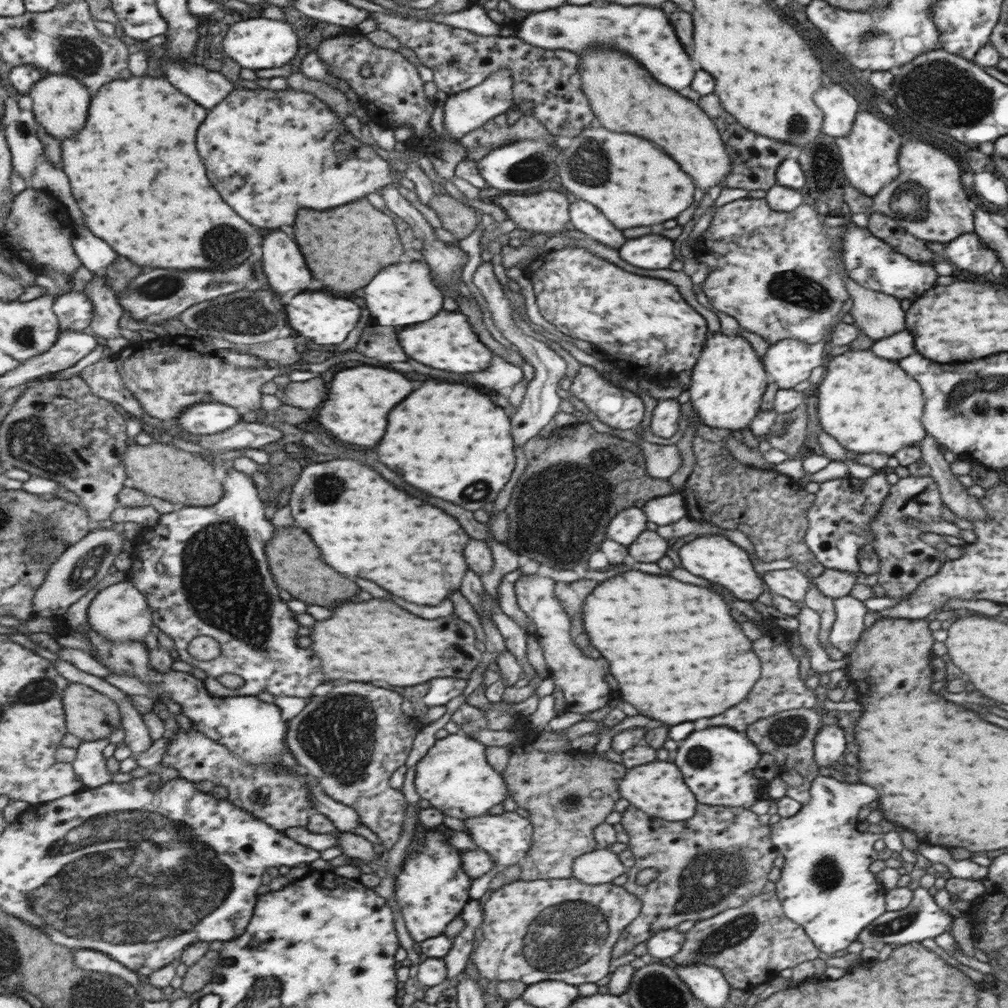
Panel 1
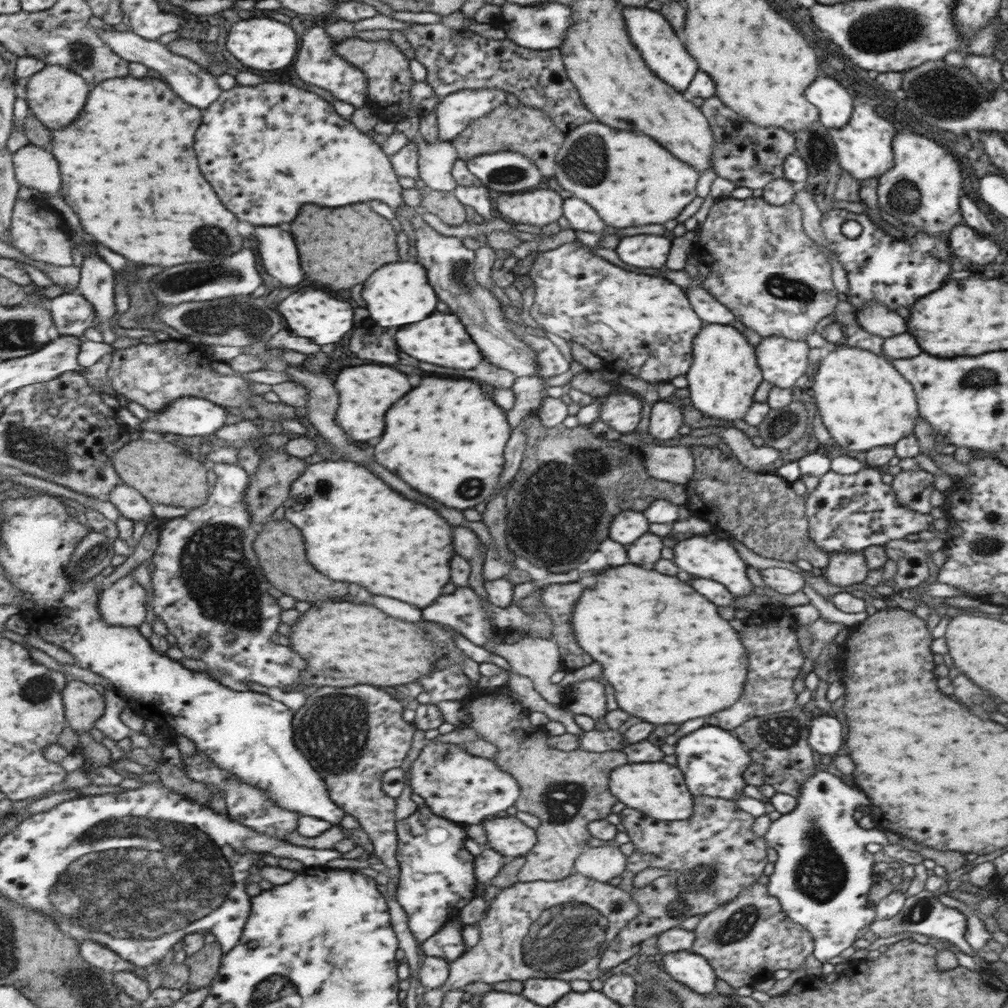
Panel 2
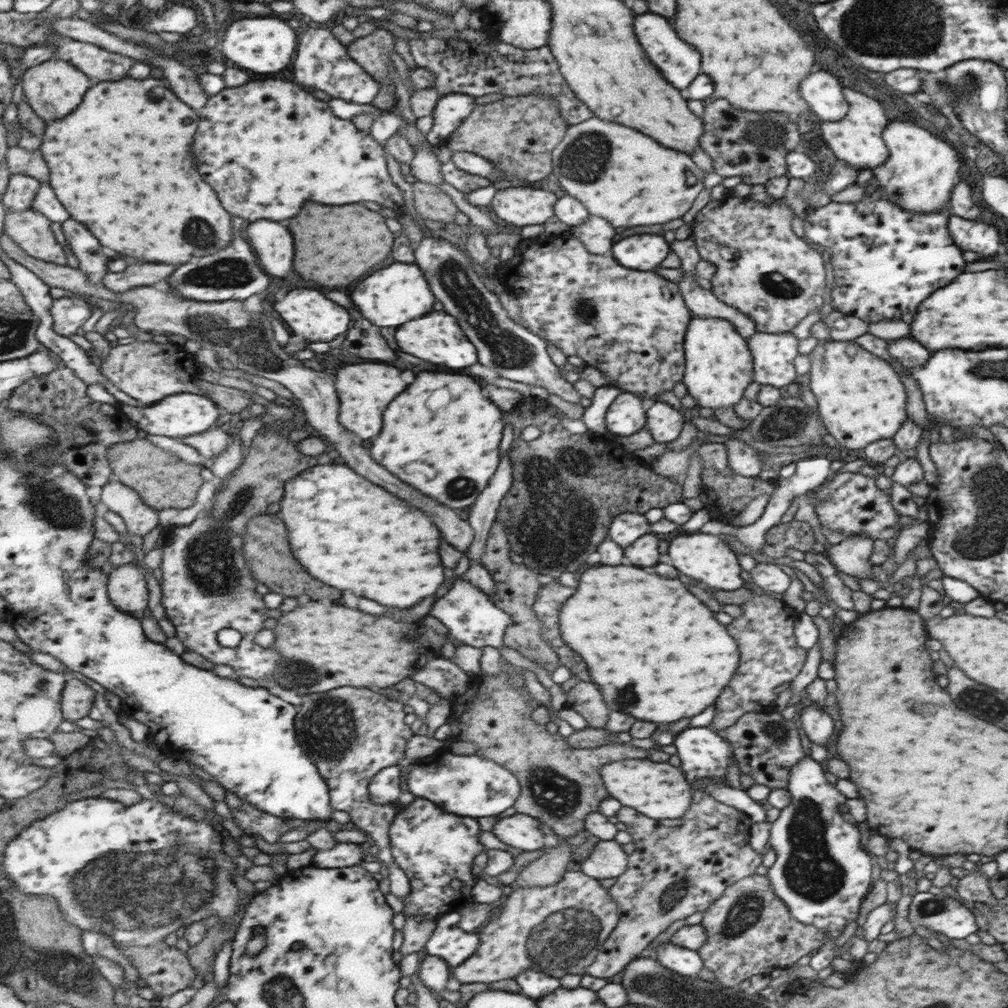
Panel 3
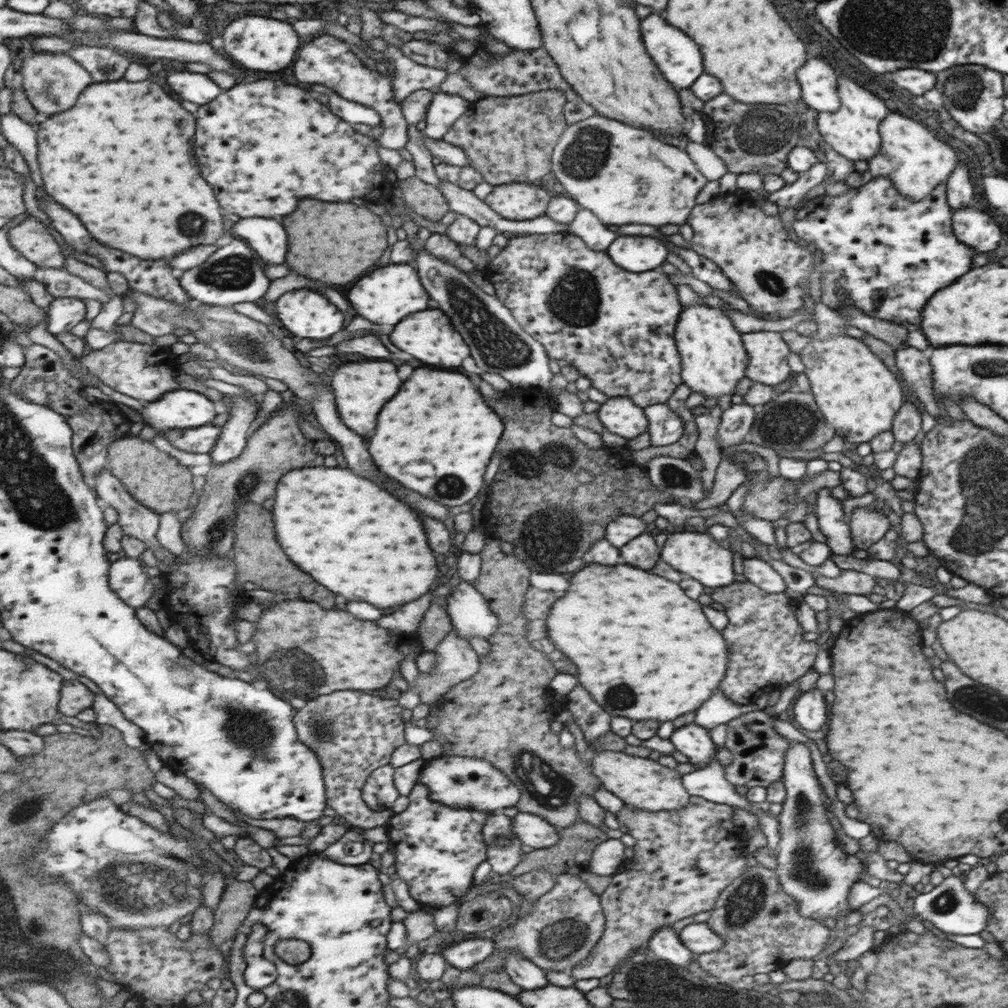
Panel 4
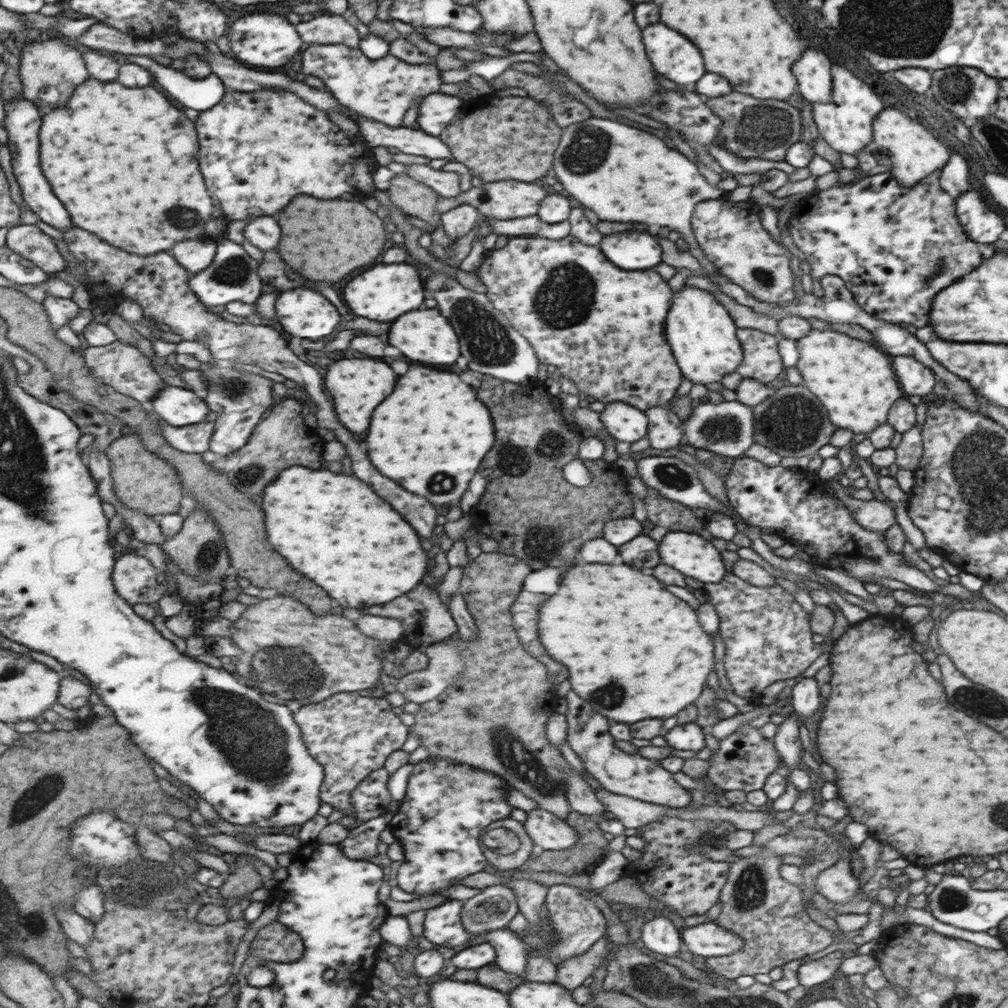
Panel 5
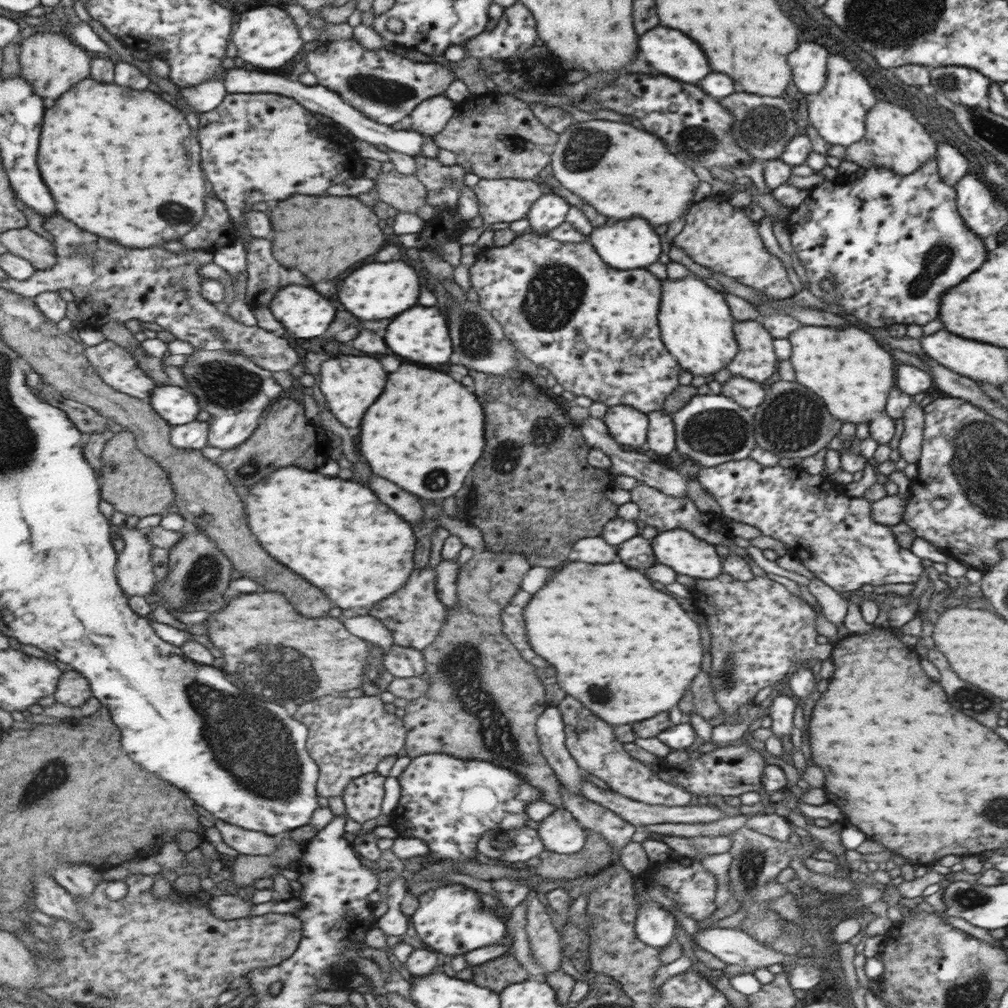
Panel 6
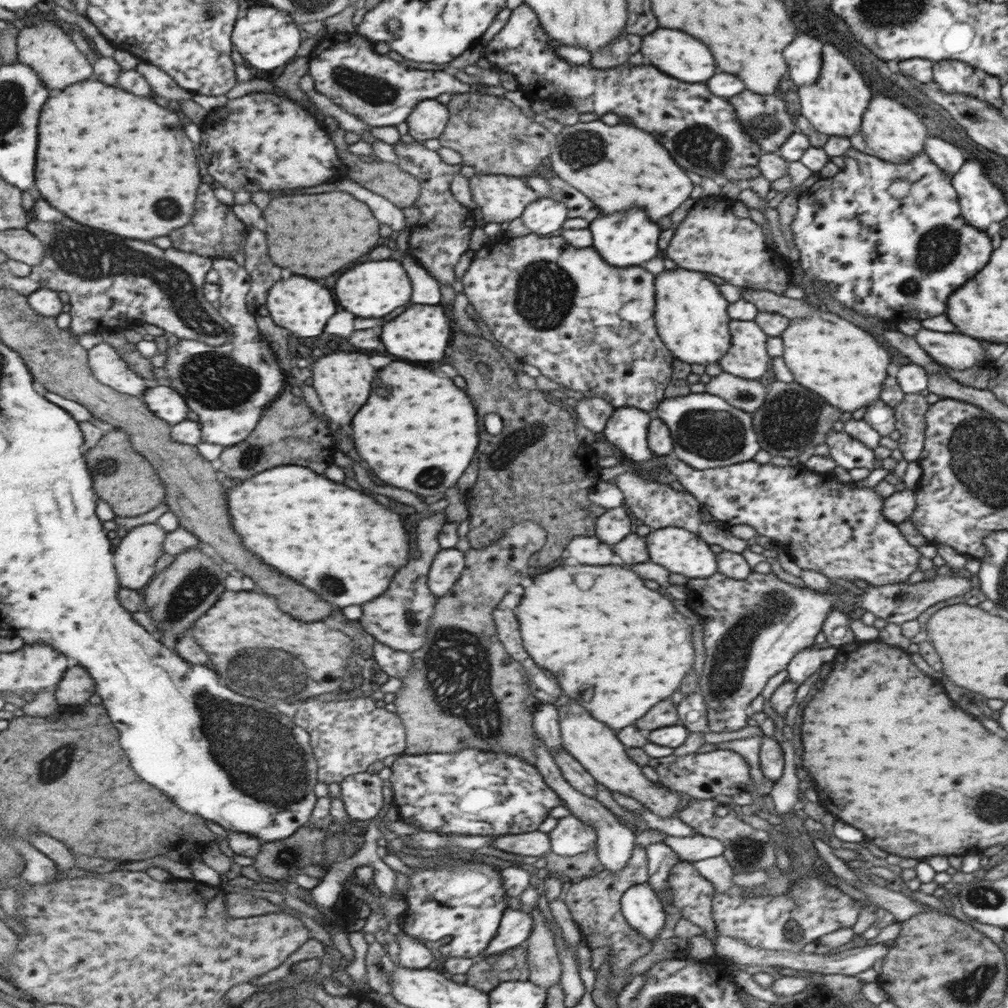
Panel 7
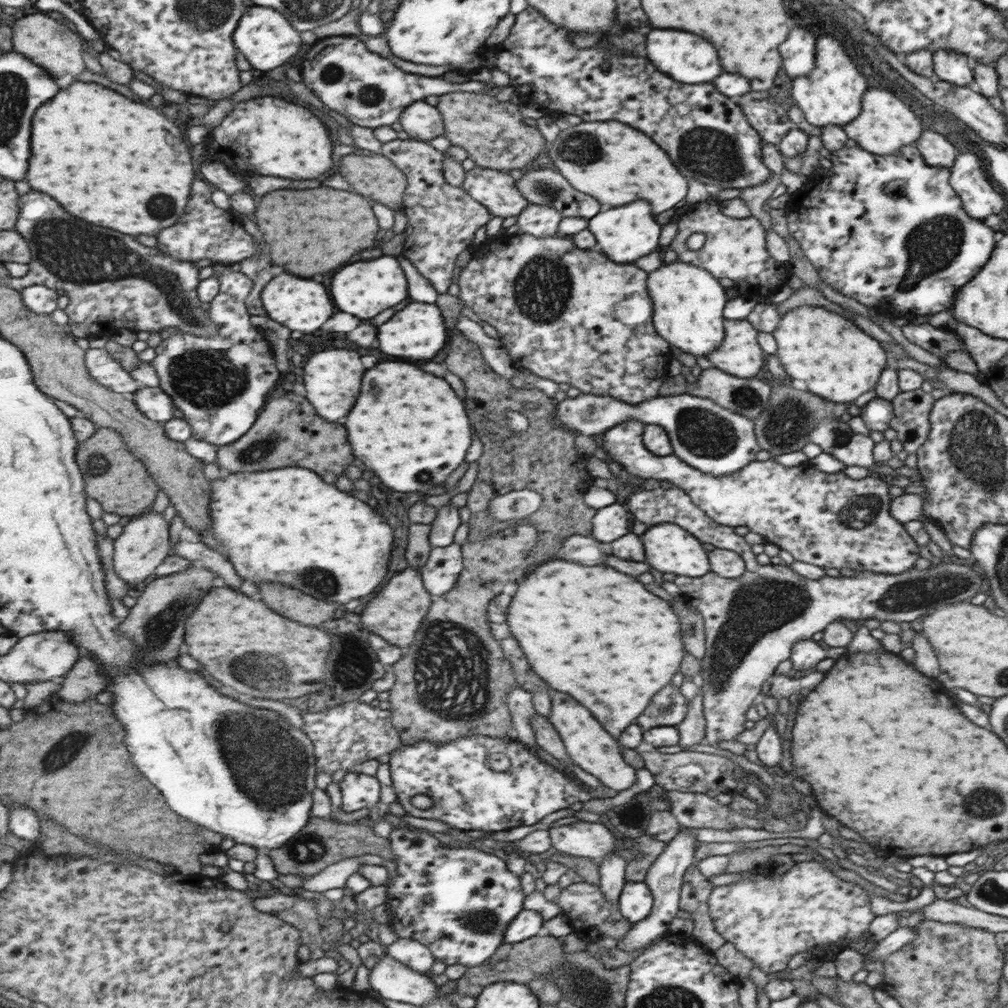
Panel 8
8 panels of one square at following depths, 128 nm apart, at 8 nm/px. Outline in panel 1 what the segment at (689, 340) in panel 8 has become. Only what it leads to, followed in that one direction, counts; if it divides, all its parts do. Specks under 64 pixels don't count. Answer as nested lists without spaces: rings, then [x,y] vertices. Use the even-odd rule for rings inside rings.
[[[720,330],[709,333],[690,374],[689,402],[703,425],[727,430],[748,428],[749,420],[759,410],[759,400],[765,390],[767,376],[759,358],[743,340],[743,335],[727,336]]]

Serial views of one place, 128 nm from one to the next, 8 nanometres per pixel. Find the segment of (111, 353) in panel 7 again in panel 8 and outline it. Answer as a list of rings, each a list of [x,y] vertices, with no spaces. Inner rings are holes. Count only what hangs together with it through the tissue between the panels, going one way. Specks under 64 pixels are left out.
[[[105,347],[87,350],[86,365],[97,382],[113,392],[132,395],[143,387]]]

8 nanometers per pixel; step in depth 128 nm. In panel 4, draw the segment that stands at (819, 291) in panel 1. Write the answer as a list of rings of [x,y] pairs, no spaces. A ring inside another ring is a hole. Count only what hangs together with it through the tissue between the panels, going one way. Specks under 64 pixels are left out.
[[[714,196],[705,204],[697,204],[697,210],[693,210],[693,218],[689,218],[689,226],[693,232],[690,239],[690,249],[705,256],[720,268],[725,278],[736,288],[735,295],[743,298],[755,312],[770,316],[787,318],[795,314],[795,310],[803,304],[803,288],[799,284],[807,280],[809,266],[813,266],[813,252],[803,250],[795,242],[789,242],[776,215],[765,216],[760,209],[749,204],[747,196]]]

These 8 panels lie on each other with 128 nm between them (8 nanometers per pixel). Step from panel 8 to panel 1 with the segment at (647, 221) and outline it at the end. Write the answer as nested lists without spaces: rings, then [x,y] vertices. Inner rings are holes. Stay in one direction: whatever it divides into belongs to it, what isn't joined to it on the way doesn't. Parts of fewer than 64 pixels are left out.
[[[647,234],[647,236],[639,236],[623,242],[617,254],[623,262],[637,268],[645,268],[645,270],[667,268],[669,262],[673,260],[671,240],[655,234]]]

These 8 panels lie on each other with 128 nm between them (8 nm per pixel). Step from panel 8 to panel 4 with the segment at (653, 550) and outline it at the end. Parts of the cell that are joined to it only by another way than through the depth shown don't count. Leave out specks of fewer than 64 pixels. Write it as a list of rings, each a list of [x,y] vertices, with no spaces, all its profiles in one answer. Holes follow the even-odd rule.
[[[677,532],[669,533],[663,548],[661,548],[661,560],[669,564],[673,570],[683,572],[697,580],[699,584],[708,588],[728,586],[733,583],[733,568],[731,568],[731,552],[725,548],[719,548],[711,536],[707,533],[698,532]]]

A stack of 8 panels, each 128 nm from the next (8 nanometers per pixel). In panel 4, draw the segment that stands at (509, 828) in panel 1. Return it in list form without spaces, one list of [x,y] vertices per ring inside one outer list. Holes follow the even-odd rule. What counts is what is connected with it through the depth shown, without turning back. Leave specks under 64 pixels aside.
[[[518,812],[512,818],[512,835],[515,835],[522,844],[533,849],[547,849],[553,853],[559,834],[554,826],[539,815]]]

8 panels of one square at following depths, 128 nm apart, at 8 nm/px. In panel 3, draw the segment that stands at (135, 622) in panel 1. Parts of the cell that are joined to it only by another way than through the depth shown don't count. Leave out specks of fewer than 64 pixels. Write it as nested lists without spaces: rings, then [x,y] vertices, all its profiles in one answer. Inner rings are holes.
[[[132,563],[113,565],[108,574],[108,594],[118,609],[137,616],[147,606],[147,578]]]

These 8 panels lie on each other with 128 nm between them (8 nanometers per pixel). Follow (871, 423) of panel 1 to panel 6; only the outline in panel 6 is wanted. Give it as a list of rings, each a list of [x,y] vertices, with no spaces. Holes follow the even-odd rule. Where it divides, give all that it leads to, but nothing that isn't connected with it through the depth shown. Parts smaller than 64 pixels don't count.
[[[845,325],[841,328],[828,326],[799,326],[790,332],[786,338],[791,343],[789,362],[793,368],[795,381],[815,392],[823,404],[827,406],[829,414],[841,422],[869,422],[871,417],[884,410],[886,396],[893,387],[893,360],[889,354],[875,344],[875,340],[855,326]]]

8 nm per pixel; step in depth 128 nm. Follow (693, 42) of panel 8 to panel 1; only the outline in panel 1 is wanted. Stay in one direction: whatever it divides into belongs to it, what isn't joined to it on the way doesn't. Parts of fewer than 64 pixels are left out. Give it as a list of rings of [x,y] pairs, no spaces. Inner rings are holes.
[[[557,6],[551,10],[529,13],[517,24],[516,38],[524,44],[546,50],[565,50],[577,54],[587,44],[599,44],[605,48],[625,50],[625,54],[633,54],[637,62],[645,62],[645,70],[657,78],[657,82],[665,82],[665,86],[673,86],[673,90],[687,88],[693,78],[693,66],[689,56],[683,52],[673,28],[669,26],[665,14],[659,8],[647,6]]]

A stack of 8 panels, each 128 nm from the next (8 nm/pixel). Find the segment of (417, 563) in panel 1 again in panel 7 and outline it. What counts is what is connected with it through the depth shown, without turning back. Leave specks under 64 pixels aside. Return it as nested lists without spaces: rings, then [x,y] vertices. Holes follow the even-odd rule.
[[[277,466],[273,470],[267,470],[265,474],[257,474],[257,478],[249,478],[249,480],[243,480],[239,486],[227,490],[228,495],[228,508],[229,515],[233,519],[233,527],[235,531],[239,532],[243,536],[243,542],[245,546],[257,556],[261,558],[265,564],[277,568],[279,572],[291,576],[293,580],[301,582],[303,586],[315,590],[317,594],[321,594],[327,602],[331,604],[337,604],[341,608],[345,606],[351,606],[351,604],[363,604],[363,602],[369,602],[373,600],[375,596],[379,596],[383,590],[387,590],[387,584],[391,582],[391,576],[407,562],[407,550],[409,550],[409,544],[407,544],[407,536],[405,536],[405,530],[399,522],[399,516],[385,510],[383,506],[379,506],[377,502],[373,502],[371,498],[351,490],[351,488],[345,488],[343,484],[337,484],[325,476],[319,476],[315,474],[313,470],[309,468],[303,468],[303,466]]]

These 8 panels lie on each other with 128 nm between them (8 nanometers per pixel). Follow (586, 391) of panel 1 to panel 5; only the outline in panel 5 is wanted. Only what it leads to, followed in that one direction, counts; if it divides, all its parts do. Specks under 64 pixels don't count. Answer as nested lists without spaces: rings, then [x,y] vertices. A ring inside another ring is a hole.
[[[610,402],[598,413],[604,430],[619,442],[641,440],[648,432],[648,418],[625,402]]]

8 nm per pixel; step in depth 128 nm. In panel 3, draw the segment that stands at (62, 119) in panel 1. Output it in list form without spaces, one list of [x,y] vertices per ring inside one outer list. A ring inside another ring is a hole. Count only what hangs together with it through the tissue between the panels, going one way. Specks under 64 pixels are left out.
[[[51,59],[24,72],[24,94],[27,102],[43,120],[59,120],[71,114],[93,86],[91,78],[65,60]]]

